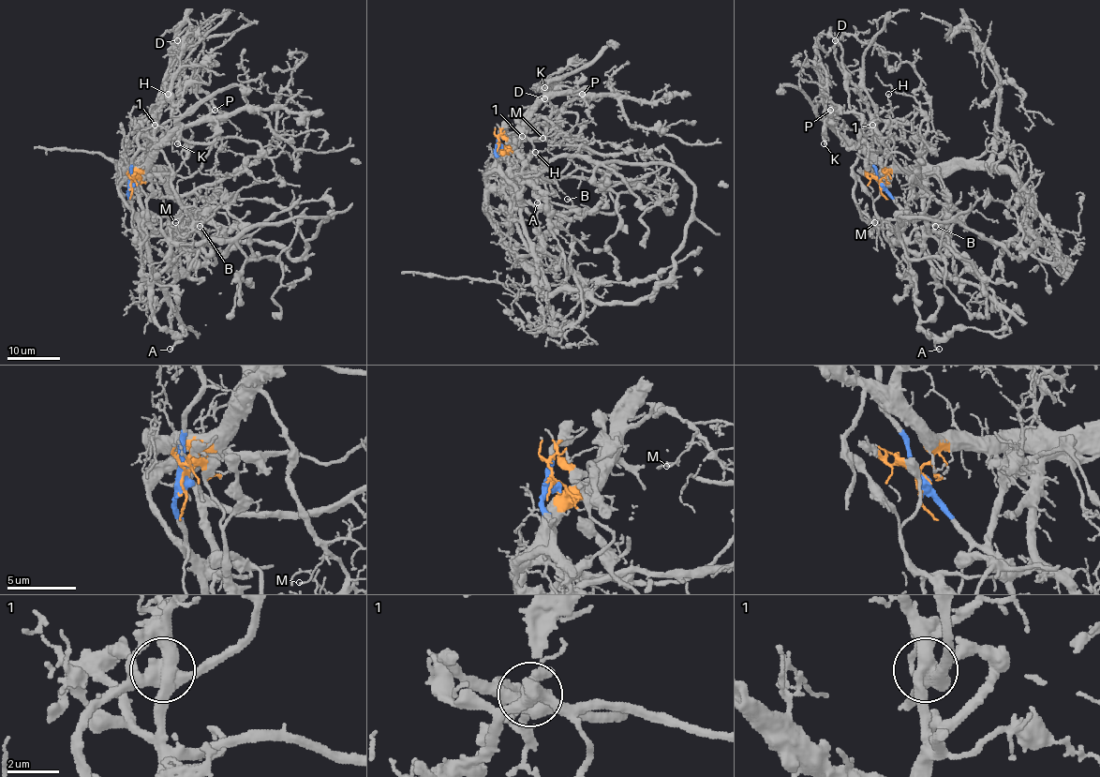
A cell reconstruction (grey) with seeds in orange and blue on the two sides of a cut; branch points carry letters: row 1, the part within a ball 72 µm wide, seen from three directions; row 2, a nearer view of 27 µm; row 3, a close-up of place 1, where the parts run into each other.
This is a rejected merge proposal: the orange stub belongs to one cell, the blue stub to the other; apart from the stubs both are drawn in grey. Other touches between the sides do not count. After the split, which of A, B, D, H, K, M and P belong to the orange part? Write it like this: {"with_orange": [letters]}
{"with_orange": ["A", "B", "D", "H", "K", "M", "P"]}

